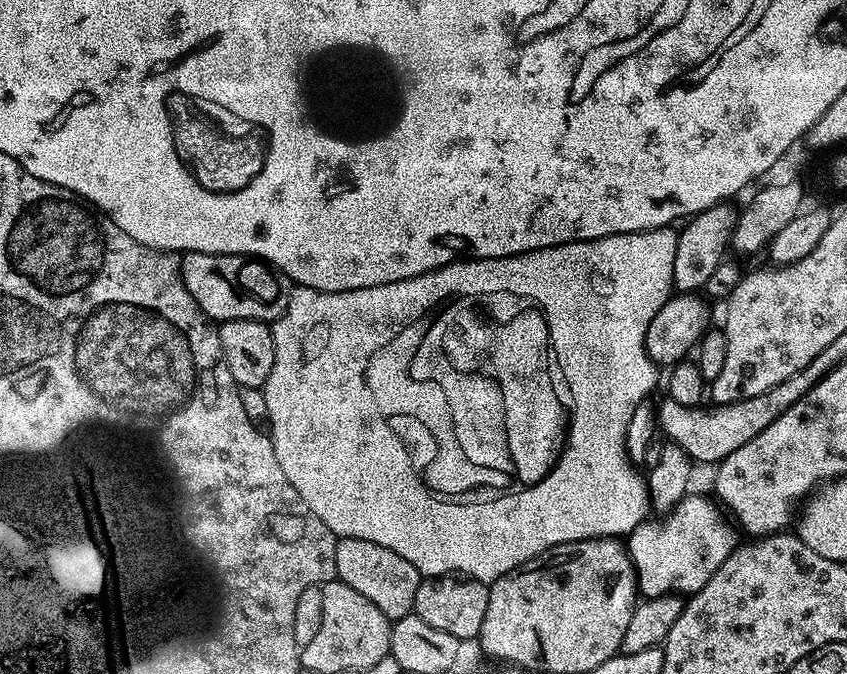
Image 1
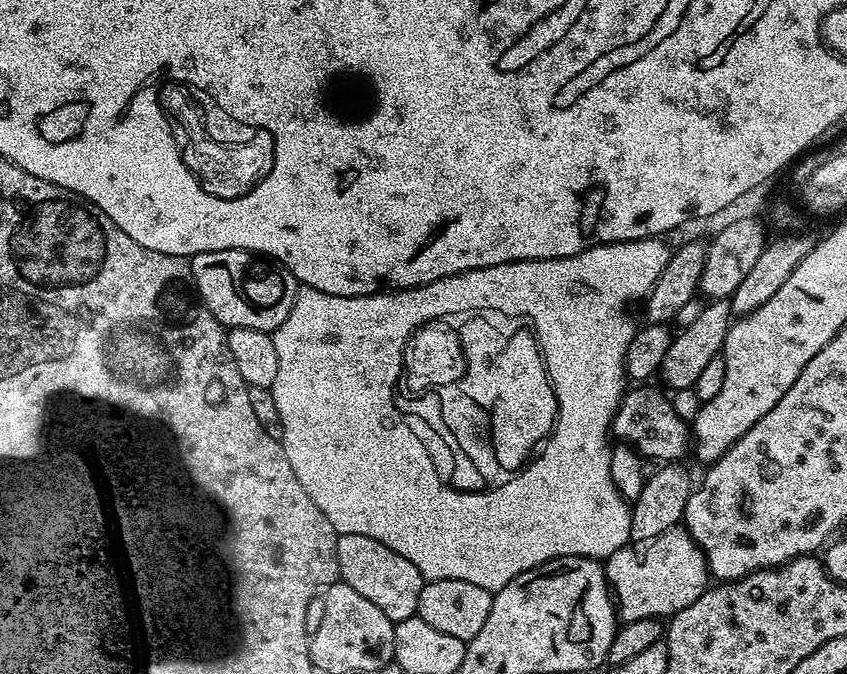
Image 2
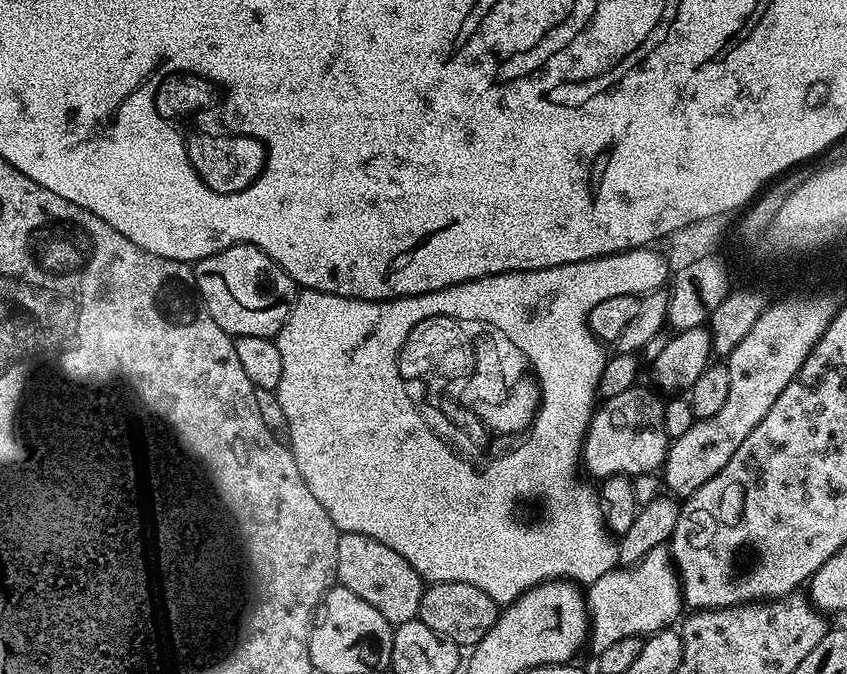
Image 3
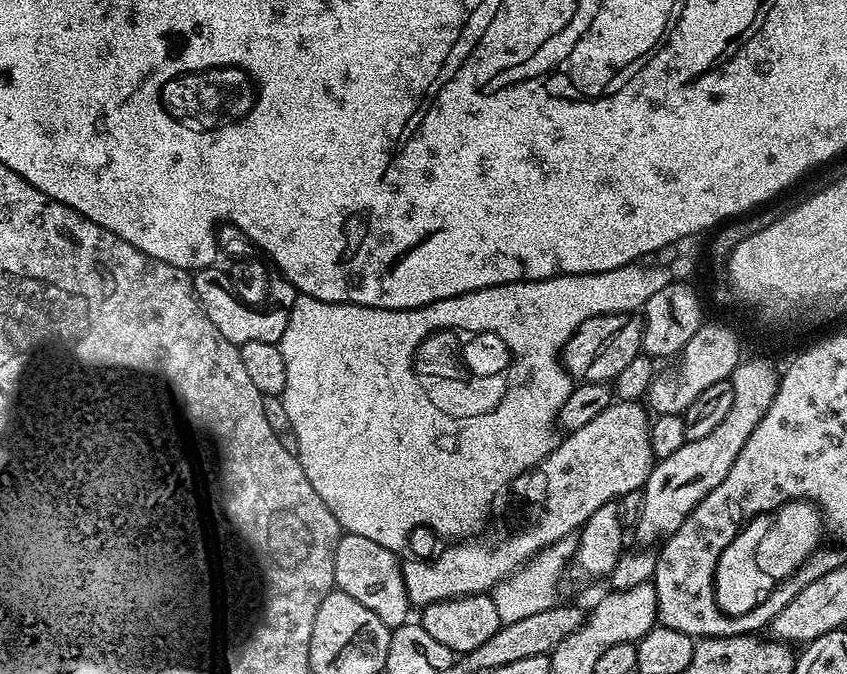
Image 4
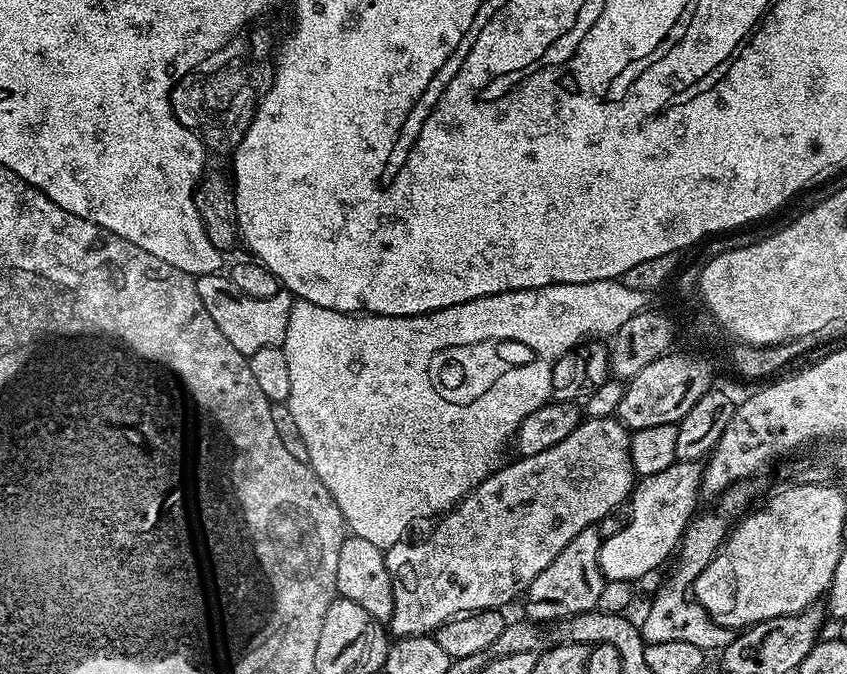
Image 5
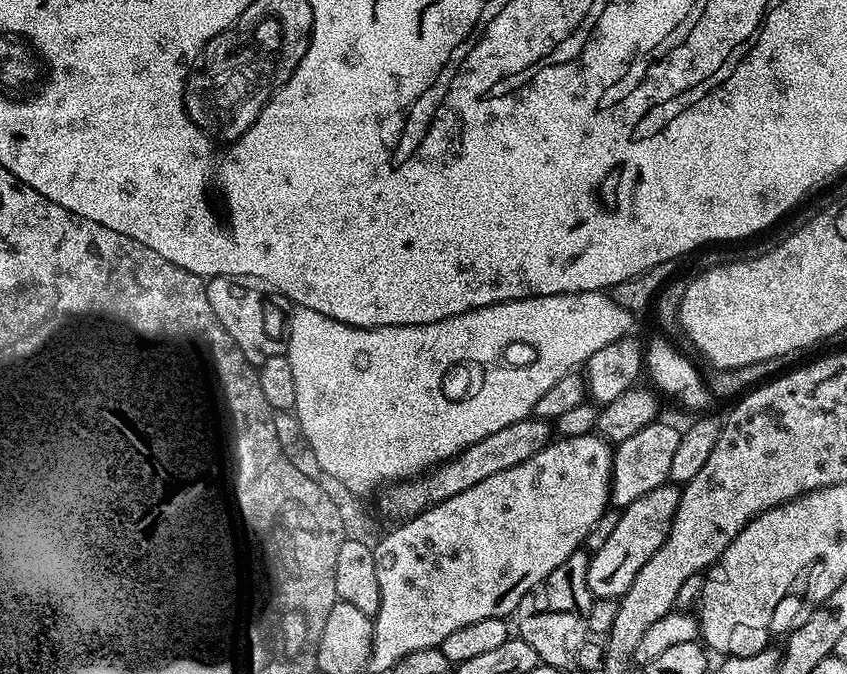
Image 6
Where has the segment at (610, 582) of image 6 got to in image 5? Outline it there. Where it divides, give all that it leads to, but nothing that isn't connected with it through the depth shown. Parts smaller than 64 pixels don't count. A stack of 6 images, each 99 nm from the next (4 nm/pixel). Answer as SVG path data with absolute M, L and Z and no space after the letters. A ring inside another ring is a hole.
M677 460L666 470L658 470L658 474L643 477L633 487L630 522L626 522L618 534L603 537L600 570L605 581L639 582L643 576L650 575L655 568L662 567L664 563L667 565L673 559L684 532L697 513L696 500L701 499L700 483L703 477L701 465L697 461Z

